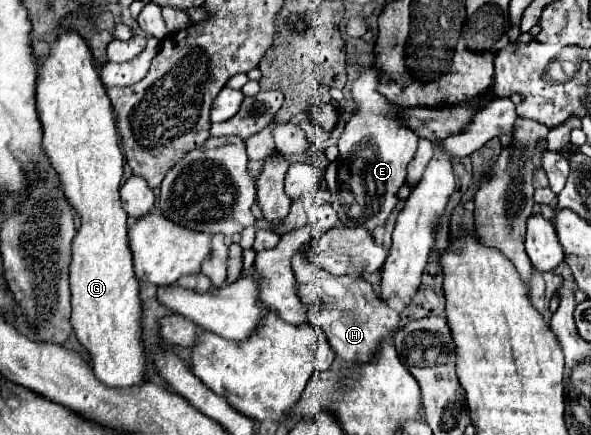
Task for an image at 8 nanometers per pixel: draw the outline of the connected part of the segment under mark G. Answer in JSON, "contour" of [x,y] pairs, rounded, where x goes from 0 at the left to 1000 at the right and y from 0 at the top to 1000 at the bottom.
{"contour":[[[110,69],[110,74],[93,74],[90,92],[83,97],[83,124],[73,133],[63,133],[63,262],[69,276],[69,294],[73,294],[73,345],[86,372],[86,382],[93,386],[93,395],[103,409],[110,451],[117,455],[117,464],[124,469],[124,478],[137,492],[137,524],[124,552],[124,593],[120,593],[120,749],[127,759],[130,782],[147,800],[147,809],[154,814],[154,832],[157,832],[157,851],[161,864],[174,878],[184,883],[188,892],[215,892],[215,887],[232,887],[245,874],[245,814],[242,814],[242,795],[235,791],[239,782],[239,694],[235,694],[235,648],[225,630],[225,607],[222,607],[222,575],[215,561],[215,497],[212,483],[205,474],[201,460],[201,418],[208,405],[208,354],[205,354],[205,336],[201,336],[201,313],[198,313],[198,294],[195,294],[195,276],[191,276],[191,248],[188,248],[188,230],[178,211],[178,198],[157,152],[157,124],[154,110],[147,106],[147,97],[127,74],[127,69]]]}

